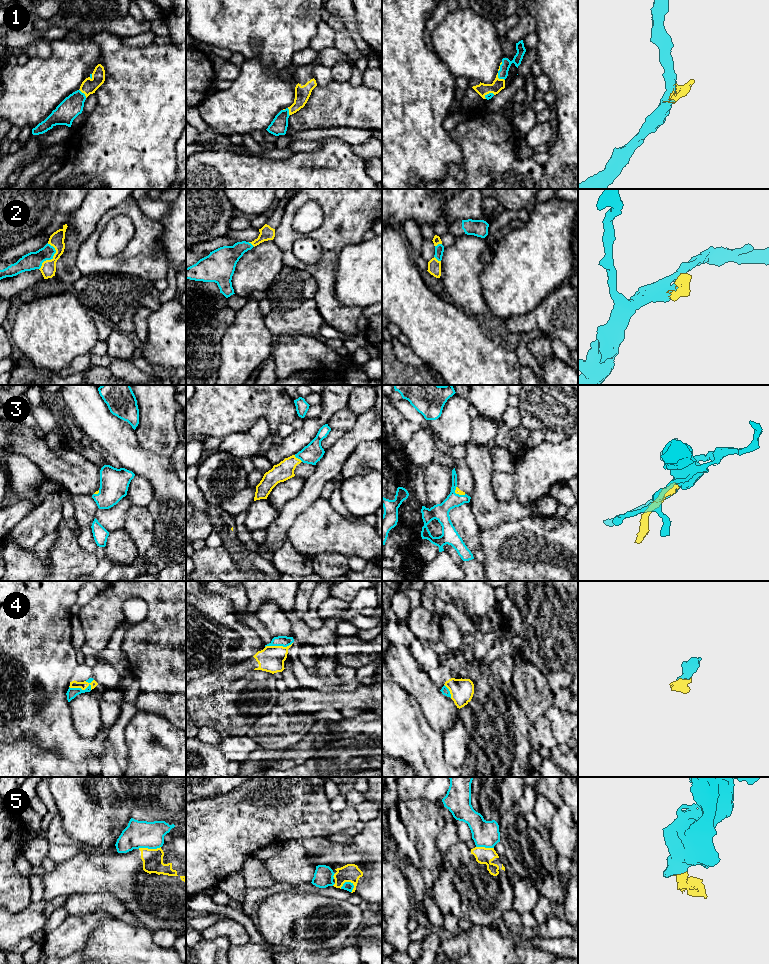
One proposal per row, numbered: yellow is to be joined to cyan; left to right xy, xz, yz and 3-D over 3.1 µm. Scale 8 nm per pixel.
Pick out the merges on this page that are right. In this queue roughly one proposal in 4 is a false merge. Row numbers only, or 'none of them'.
1, 2, 3, 4

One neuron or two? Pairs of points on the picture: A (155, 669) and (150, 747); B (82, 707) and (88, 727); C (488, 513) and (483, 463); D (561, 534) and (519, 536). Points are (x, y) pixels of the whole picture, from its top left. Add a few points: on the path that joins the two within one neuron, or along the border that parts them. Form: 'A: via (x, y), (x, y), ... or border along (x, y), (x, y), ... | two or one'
A: border along (139, 710), (148, 710), (160, 714), (173, 724) | two
B: via (85, 712), (87, 722) | one
C: via (483, 501), (483, 475) | one
D: via (551, 536), (529, 536) | one

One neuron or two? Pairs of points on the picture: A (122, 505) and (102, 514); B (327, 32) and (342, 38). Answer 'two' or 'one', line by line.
A: one
B: two

